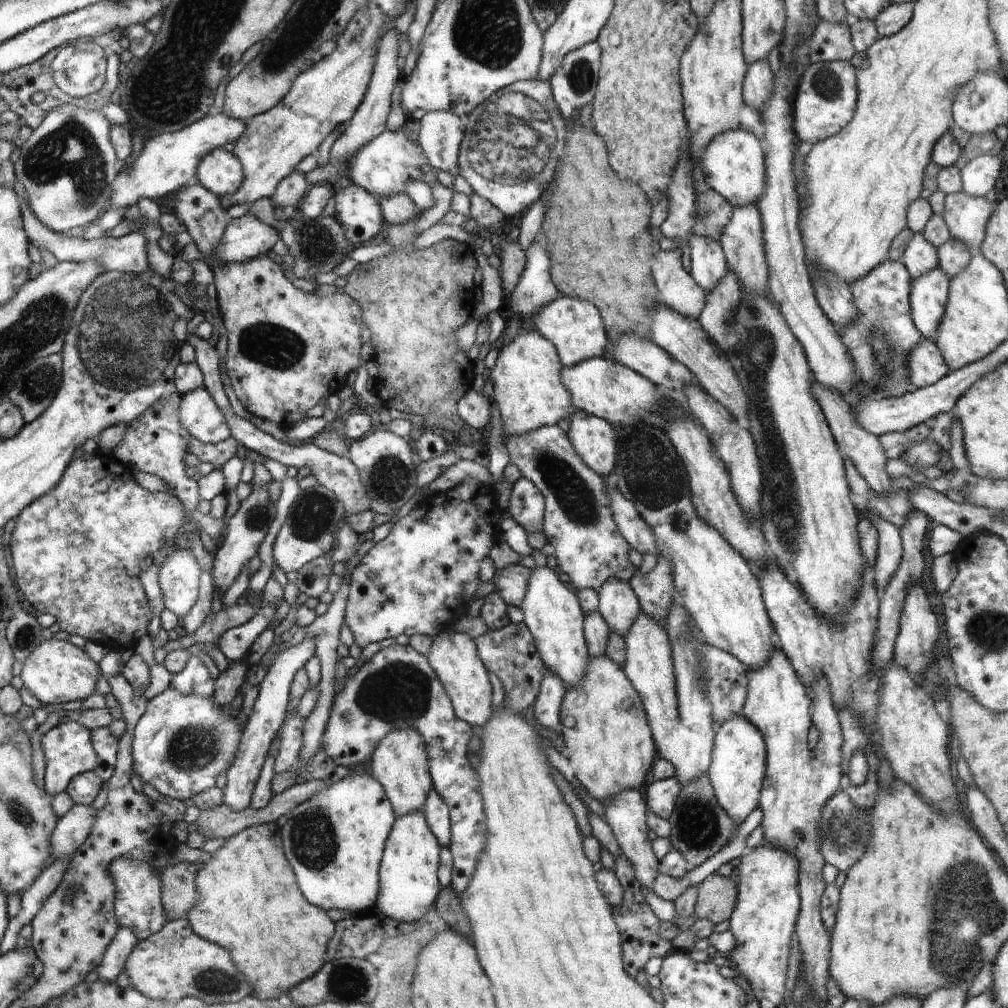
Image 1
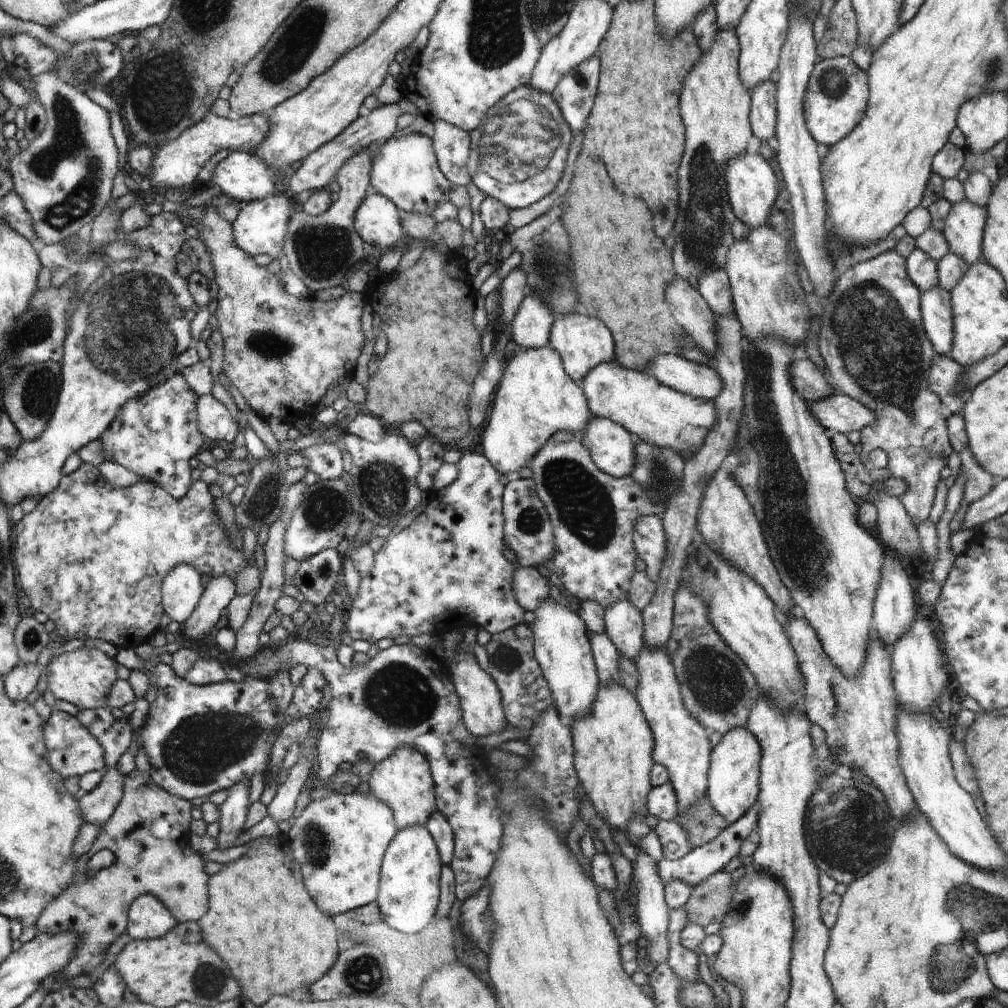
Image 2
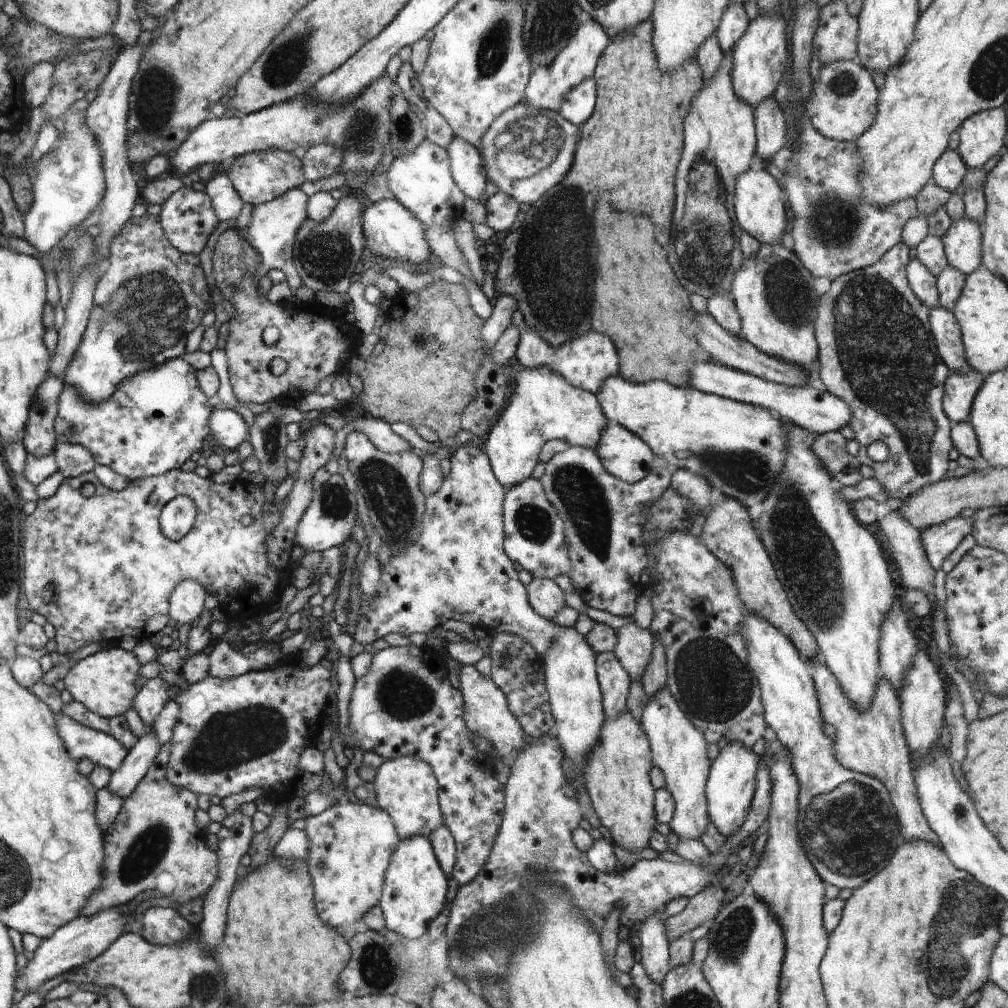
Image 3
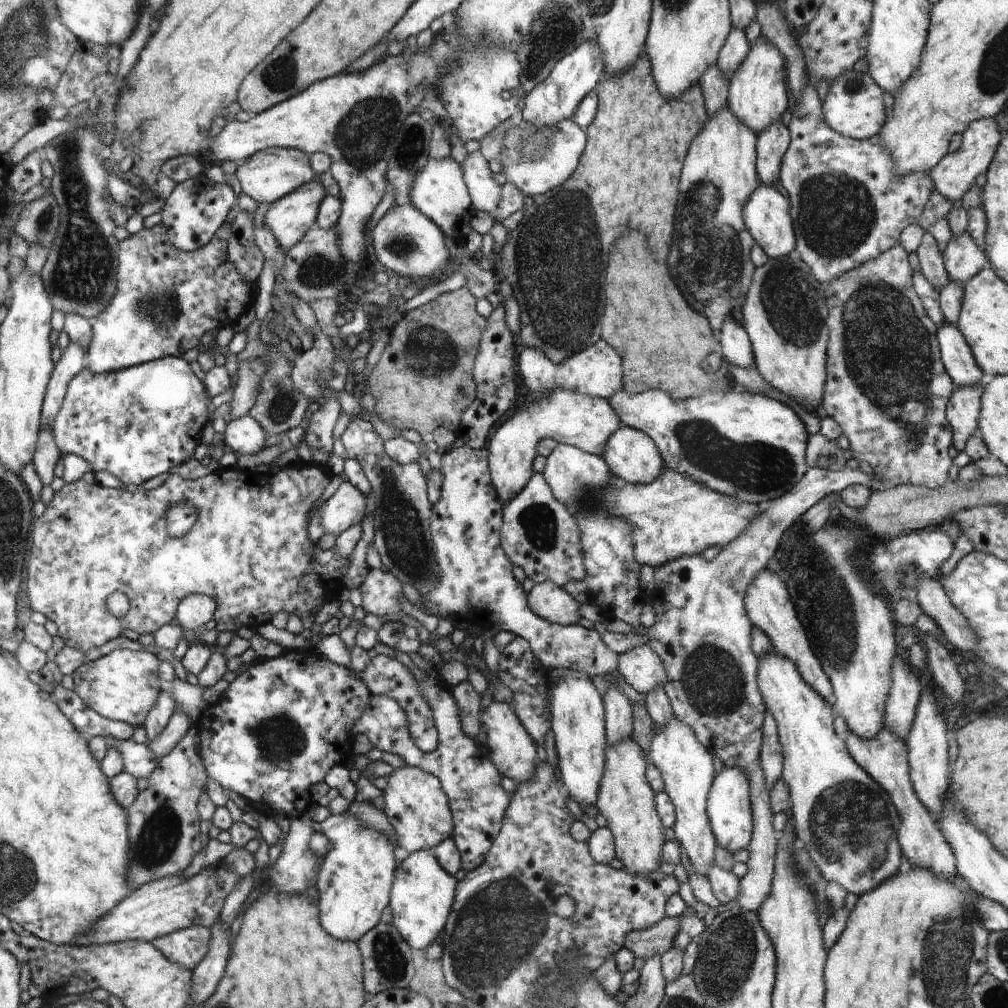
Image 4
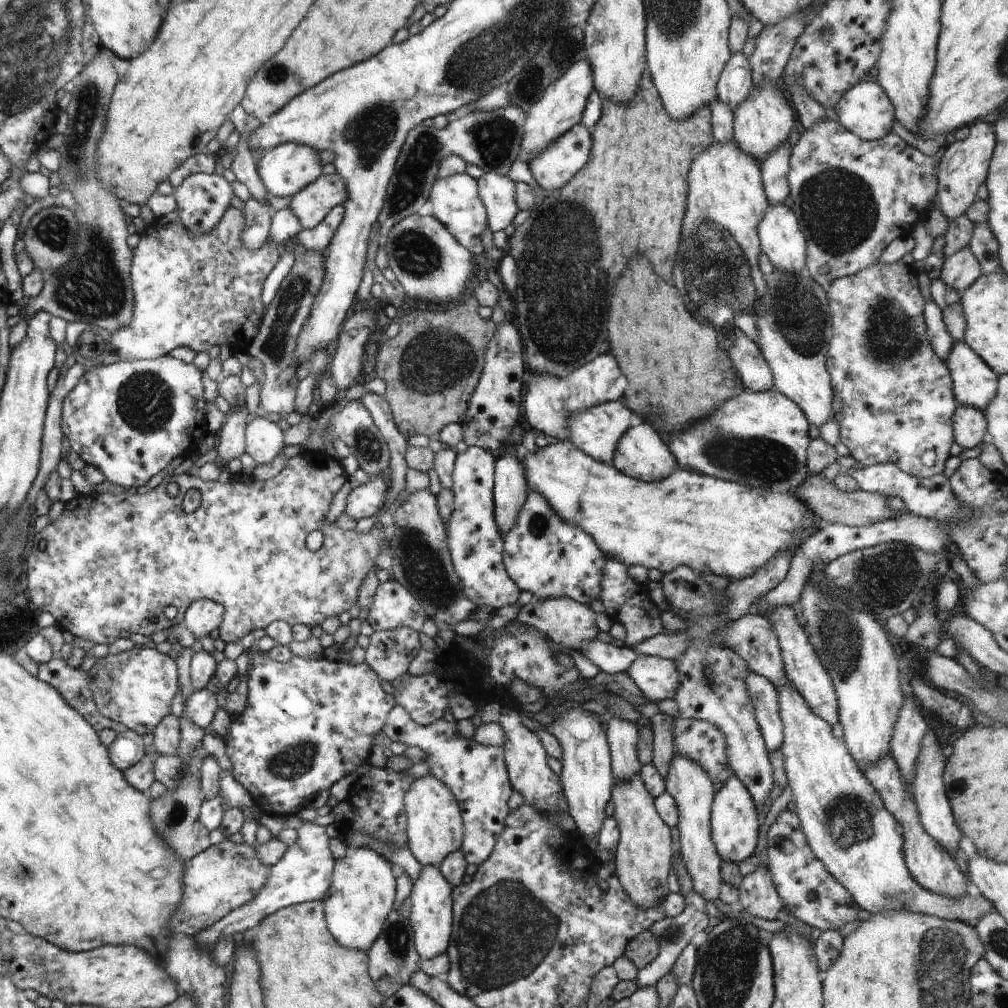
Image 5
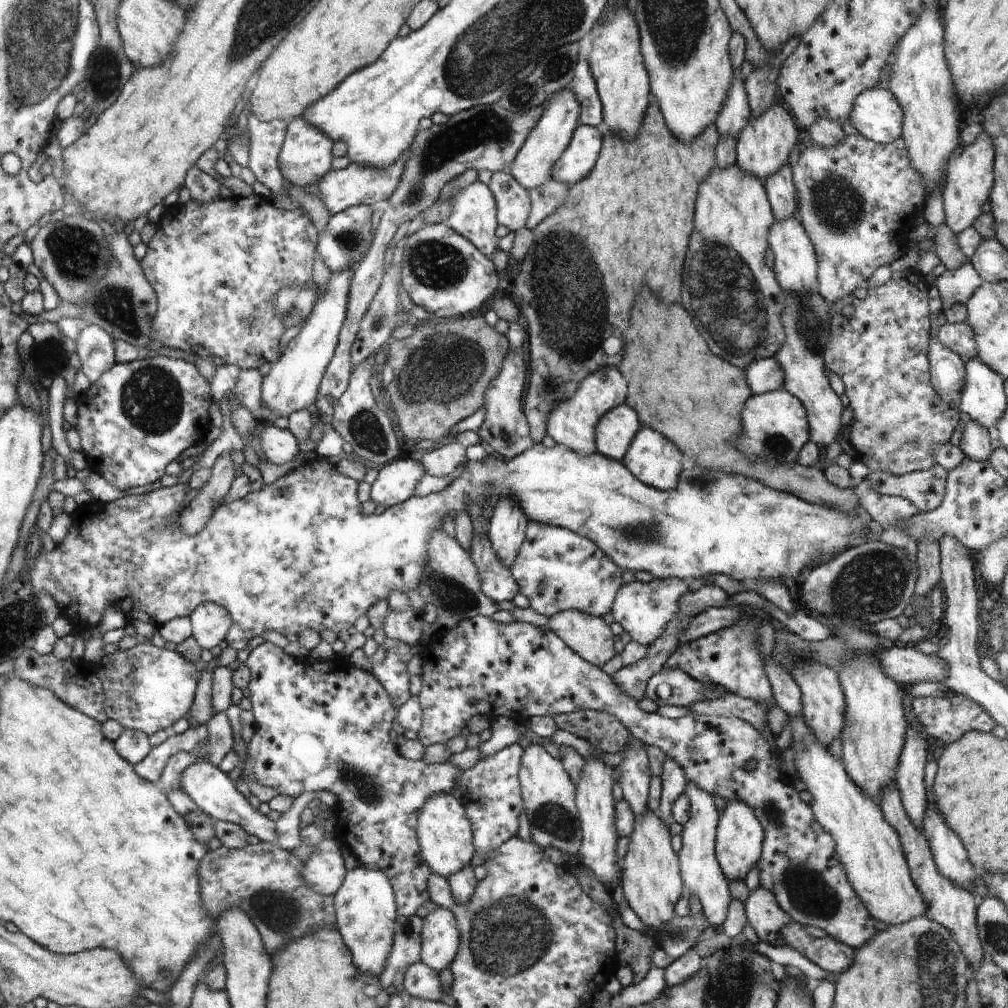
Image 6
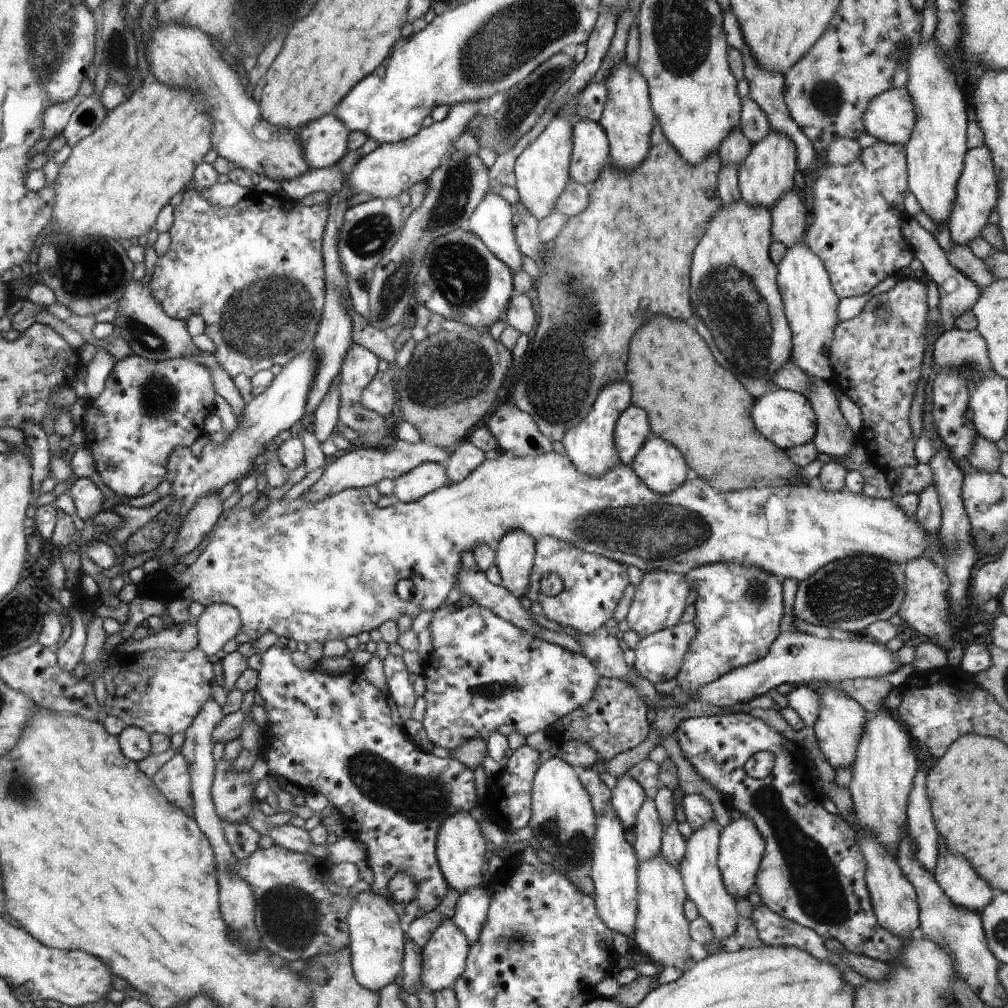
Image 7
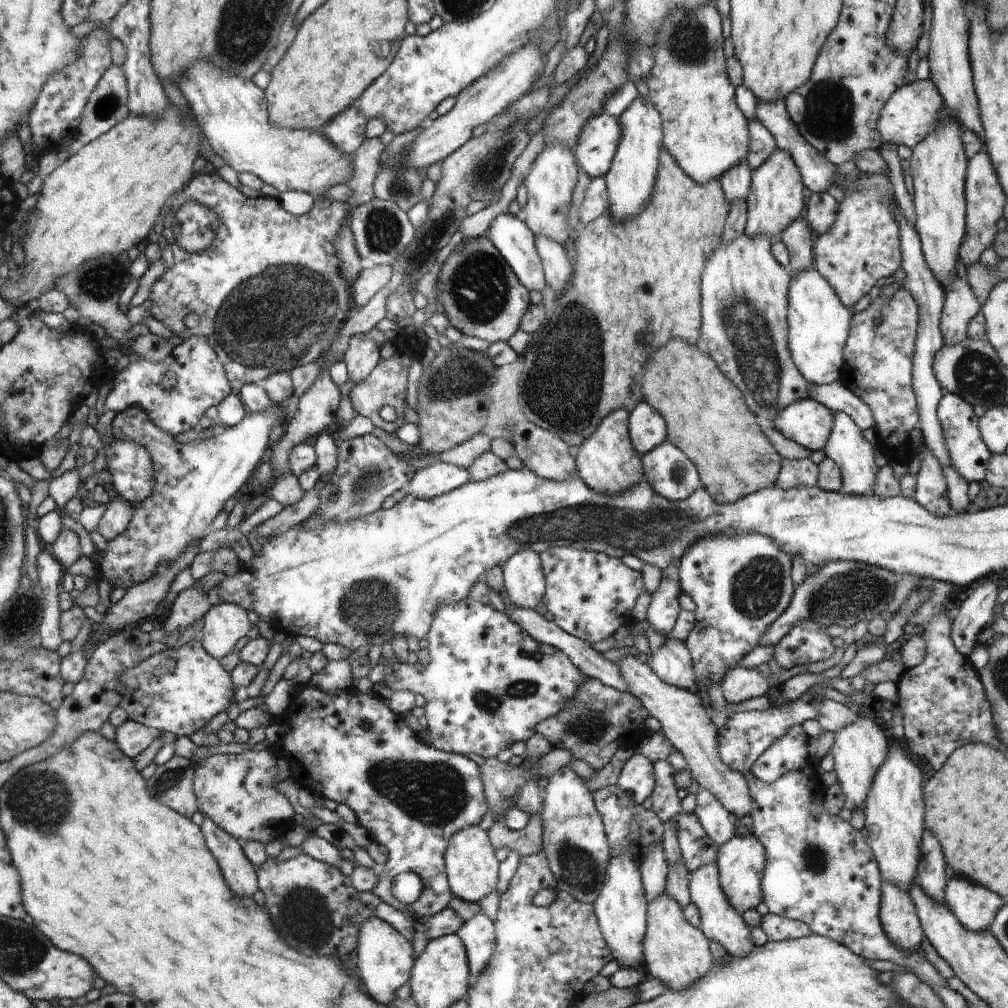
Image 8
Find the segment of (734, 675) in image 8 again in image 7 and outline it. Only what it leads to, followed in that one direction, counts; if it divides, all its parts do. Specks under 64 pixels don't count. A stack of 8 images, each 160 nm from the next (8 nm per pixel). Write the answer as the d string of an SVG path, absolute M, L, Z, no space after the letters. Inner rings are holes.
M786 578L786 612L782 619L781 635L772 646L772 650L764 659L754 661L743 667L733 668L722 675L721 679L699 689L699 701L710 702L714 706L732 706L742 702L750 702L754 697L766 695L772 688L780 684L796 684L801 682L820 681L837 683L848 679L878 679L898 670L895 654L885 644L860 642L857 639L848 642L837 639L821 639L808 633L798 631L793 624L792 614L798 582Z

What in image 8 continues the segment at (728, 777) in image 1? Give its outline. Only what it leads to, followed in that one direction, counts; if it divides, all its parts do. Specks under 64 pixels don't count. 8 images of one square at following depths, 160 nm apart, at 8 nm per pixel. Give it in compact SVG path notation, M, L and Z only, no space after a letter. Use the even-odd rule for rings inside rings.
M753 834L747 838L734 835L728 842L719 847L717 853L716 863L720 872L720 881L729 903L739 913L748 909L755 909L762 902L762 880L765 867L768 864L764 845L761 841L756 840Z

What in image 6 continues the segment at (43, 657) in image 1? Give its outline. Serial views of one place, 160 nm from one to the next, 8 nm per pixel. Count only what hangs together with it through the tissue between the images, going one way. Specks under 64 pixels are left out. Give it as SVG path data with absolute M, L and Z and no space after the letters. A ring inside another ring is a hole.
M145 639L131 649L103 656L96 671L105 694L103 709L107 718L118 721L124 729L142 731L148 736L170 729L176 720L192 710L202 665L186 659L178 651L156 648Z

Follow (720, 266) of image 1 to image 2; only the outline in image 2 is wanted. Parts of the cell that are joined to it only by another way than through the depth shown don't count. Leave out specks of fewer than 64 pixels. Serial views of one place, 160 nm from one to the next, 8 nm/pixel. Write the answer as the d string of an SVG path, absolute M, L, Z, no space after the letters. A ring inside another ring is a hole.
M725 269L708 272L699 280L697 291L716 316L729 317L734 314L733 296Z

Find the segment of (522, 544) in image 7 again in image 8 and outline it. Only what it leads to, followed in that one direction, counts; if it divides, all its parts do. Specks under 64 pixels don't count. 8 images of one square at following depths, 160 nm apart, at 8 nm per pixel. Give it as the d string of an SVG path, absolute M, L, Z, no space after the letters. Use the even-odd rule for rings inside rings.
M531 549L520 551L502 566L505 592L510 602L523 609L534 609L544 604L547 590L541 557Z

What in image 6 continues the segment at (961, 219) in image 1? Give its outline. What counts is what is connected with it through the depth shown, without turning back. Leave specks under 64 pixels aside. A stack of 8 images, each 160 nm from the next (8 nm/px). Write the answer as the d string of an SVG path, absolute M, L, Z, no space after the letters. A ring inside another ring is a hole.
M970 260L960 268L947 269L936 279L935 284L941 296L942 310L958 303L966 304L974 291L983 283Z

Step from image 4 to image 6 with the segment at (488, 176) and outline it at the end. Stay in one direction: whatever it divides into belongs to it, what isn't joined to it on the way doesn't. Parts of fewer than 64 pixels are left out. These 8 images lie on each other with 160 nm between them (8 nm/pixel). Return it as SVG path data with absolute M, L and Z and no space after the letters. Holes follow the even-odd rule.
M503 171L492 173L489 188L499 204L498 220L514 233L524 227L531 211L527 190Z

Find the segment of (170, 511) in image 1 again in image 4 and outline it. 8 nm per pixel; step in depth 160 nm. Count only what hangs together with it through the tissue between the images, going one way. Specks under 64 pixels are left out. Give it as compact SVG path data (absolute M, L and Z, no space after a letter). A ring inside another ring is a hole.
M296 463L286 468L281 468L277 476L272 474L266 475L258 472L256 468L253 469L240 469L238 466L233 466L228 469L214 471L199 479L186 479L174 472L170 477L159 487L152 490L130 488L111 489L103 487L101 484L94 482L87 484L84 480L80 479L73 483L65 483L65 485L54 494L54 499L48 506L41 517L34 520L34 542L33 551L30 552L29 571L26 577L26 594L30 600L30 606L33 612L42 612L47 620L52 620L58 627L58 635L65 644L84 652L92 650L97 646L102 646L106 642L110 642L113 638L118 638L122 635L124 629L134 630L138 634L154 634L160 628L164 627L168 622L172 622L172 618L177 616L177 608L183 599L190 595L206 595L213 597L217 603L217 610L214 615L214 620L217 622L217 632L232 632L234 636L239 635L244 626L256 630L260 622L266 624L272 620L274 614L278 612L286 612L286 614L297 616L300 620L304 616L310 616L316 602L324 600L322 594L322 584L329 584L334 582L336 586L340 586L342 578L345 578L351 560L348 557L342 557L334 549L323 550L318 546L318 542L308 538L308 514L314 506L314 502L322 496L322 492L328 486L328 474L322 472L318 466L305 466L305 463ZM185 501L196 506L199 510L198 518L196 520L196 528L190 530L184 538L169 538L167 531L167 510L173 506ZM112 592L122 592L128 596L130 600L130 612L126 614L123 619L112 616L106 608L106 600Z

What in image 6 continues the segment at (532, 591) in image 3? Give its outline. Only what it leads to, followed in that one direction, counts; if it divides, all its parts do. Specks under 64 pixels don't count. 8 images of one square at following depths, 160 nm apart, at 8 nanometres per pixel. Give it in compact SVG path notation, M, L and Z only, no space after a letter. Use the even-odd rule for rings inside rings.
M570 609L550 617L547 626L552 632L557 633L575 653L578 653L578 656L583 657L590 664L597 665L598 668L602 669L610 658L614 658L614 634L602 617L592 618L586 613Z

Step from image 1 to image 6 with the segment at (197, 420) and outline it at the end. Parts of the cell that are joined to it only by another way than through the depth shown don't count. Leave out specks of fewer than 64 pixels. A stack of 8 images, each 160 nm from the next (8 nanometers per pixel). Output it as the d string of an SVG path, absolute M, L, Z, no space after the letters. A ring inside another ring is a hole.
M263 422L259 433L266 462L282 466L299 453L299 442L288 429L279 429Z

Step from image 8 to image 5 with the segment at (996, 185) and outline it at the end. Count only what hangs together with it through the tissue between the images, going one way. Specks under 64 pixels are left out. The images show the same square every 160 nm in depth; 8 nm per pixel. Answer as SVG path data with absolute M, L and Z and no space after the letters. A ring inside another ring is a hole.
M988 120L970 124L969 135L961 141L947 144L937 168L937 199L939 209L950 221L956 220L977 201L976 192L986 182L987 170L996 146L996 135Z

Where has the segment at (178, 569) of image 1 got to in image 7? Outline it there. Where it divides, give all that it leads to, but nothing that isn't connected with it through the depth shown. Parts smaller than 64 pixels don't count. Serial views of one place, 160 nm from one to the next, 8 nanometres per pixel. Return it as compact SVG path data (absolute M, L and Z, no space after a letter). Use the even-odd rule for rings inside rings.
M214 603L205 606L204 612L196 618L198 644L197 647L205 655L221 656L220 650L228 640L232 640L241 630L241 615L231 604Z

